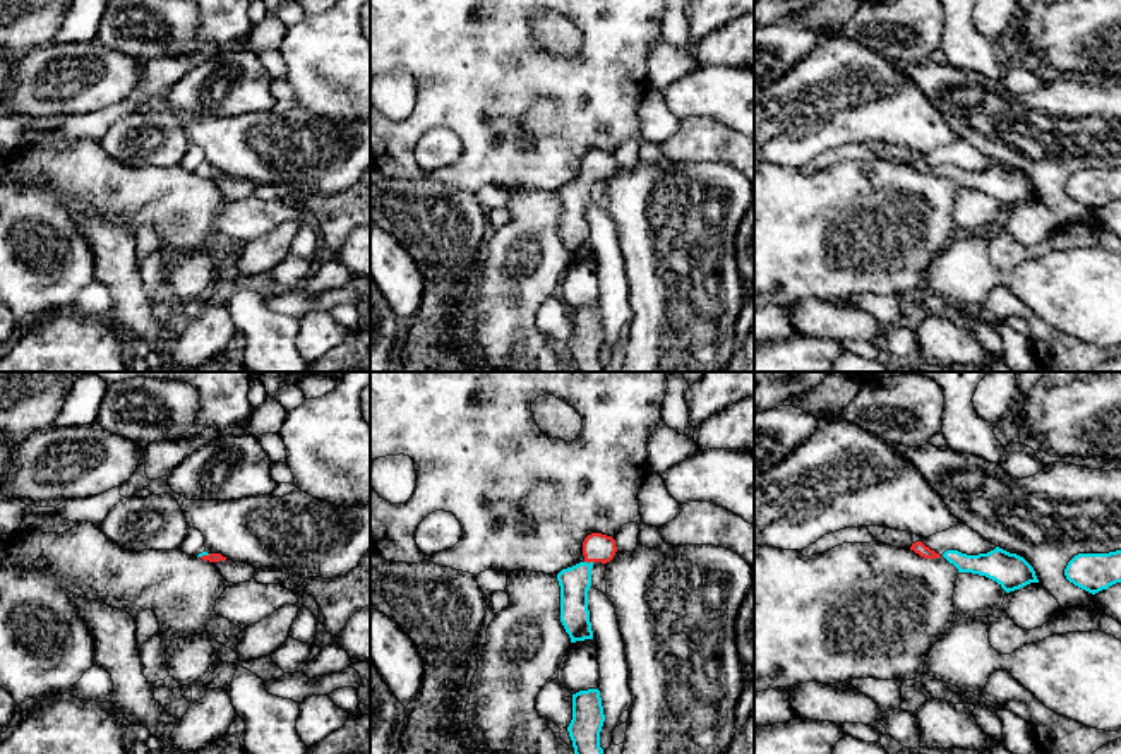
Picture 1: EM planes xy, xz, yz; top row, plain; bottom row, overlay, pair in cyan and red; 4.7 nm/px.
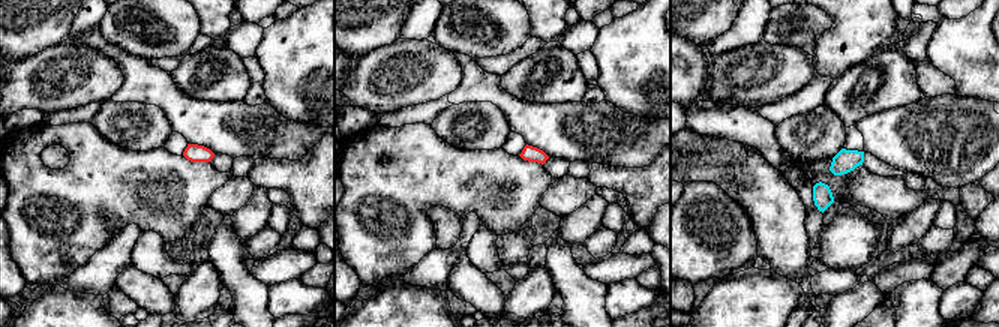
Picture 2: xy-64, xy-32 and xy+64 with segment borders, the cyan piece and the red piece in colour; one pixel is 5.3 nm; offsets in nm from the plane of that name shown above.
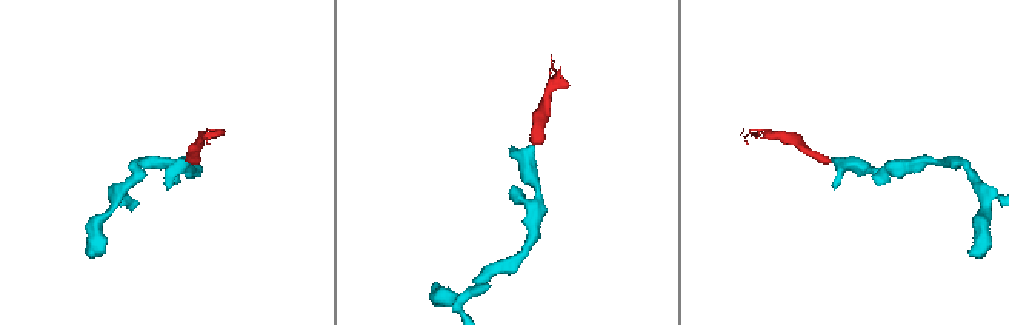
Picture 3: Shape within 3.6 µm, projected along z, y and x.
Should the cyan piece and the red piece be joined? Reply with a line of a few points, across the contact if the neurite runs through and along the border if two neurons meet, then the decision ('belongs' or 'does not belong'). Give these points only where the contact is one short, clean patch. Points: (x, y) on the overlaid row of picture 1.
xz (575, 581), (587, 562), (597, 547) | belongs

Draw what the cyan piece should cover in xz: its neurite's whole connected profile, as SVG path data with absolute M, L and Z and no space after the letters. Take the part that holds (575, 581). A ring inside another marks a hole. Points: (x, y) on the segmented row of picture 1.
M591 533L583 542L584 560L557 574L560 586L560 622L571 643L593 639L588 610L591 569L595 562L610 562L615 552L617 547L612 536Z

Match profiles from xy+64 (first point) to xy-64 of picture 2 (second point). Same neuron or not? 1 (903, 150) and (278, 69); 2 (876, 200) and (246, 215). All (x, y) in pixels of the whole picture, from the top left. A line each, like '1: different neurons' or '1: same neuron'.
1: different neurons
2: different neurons

